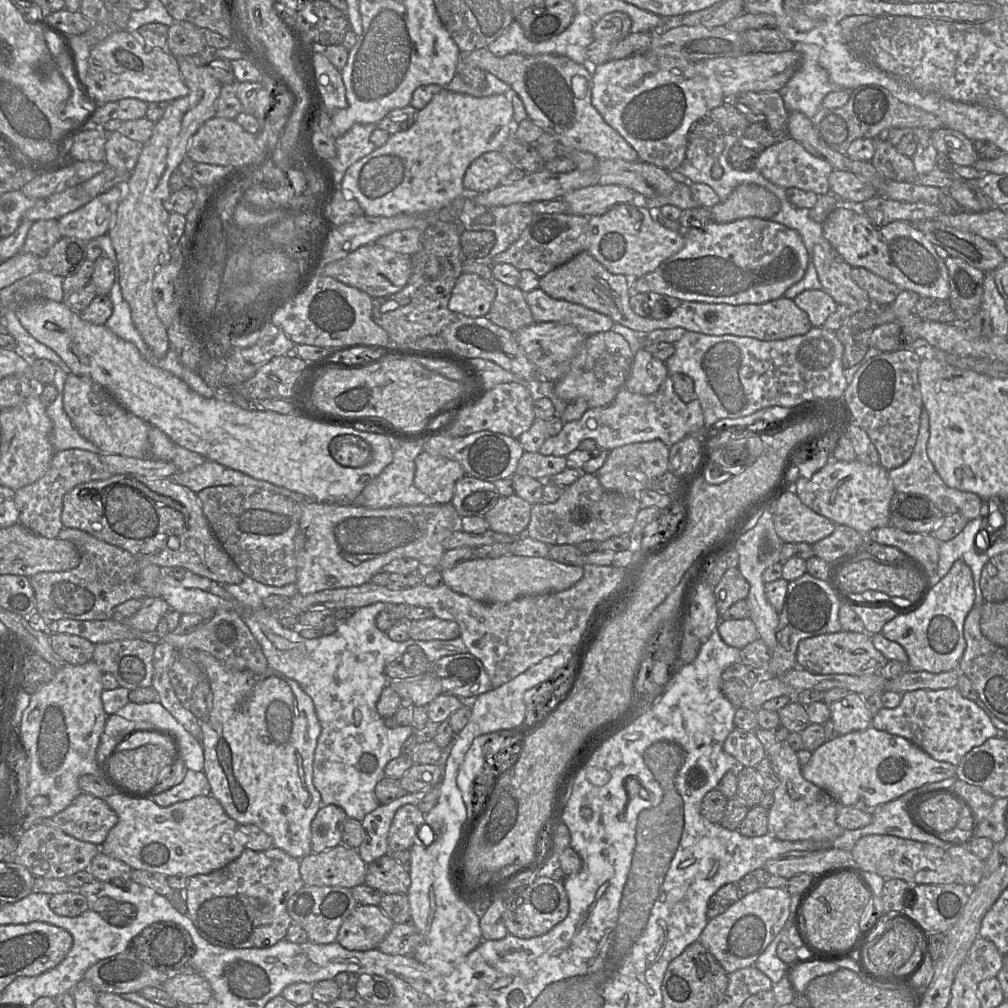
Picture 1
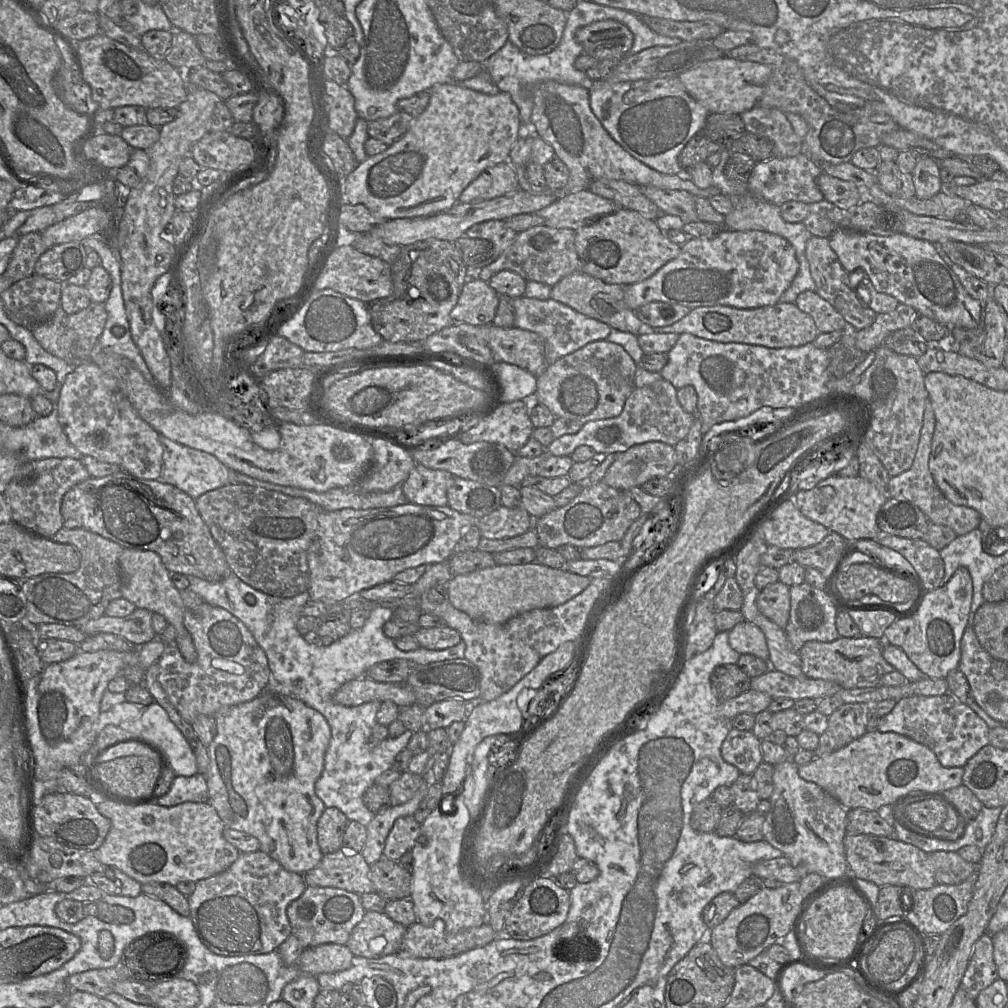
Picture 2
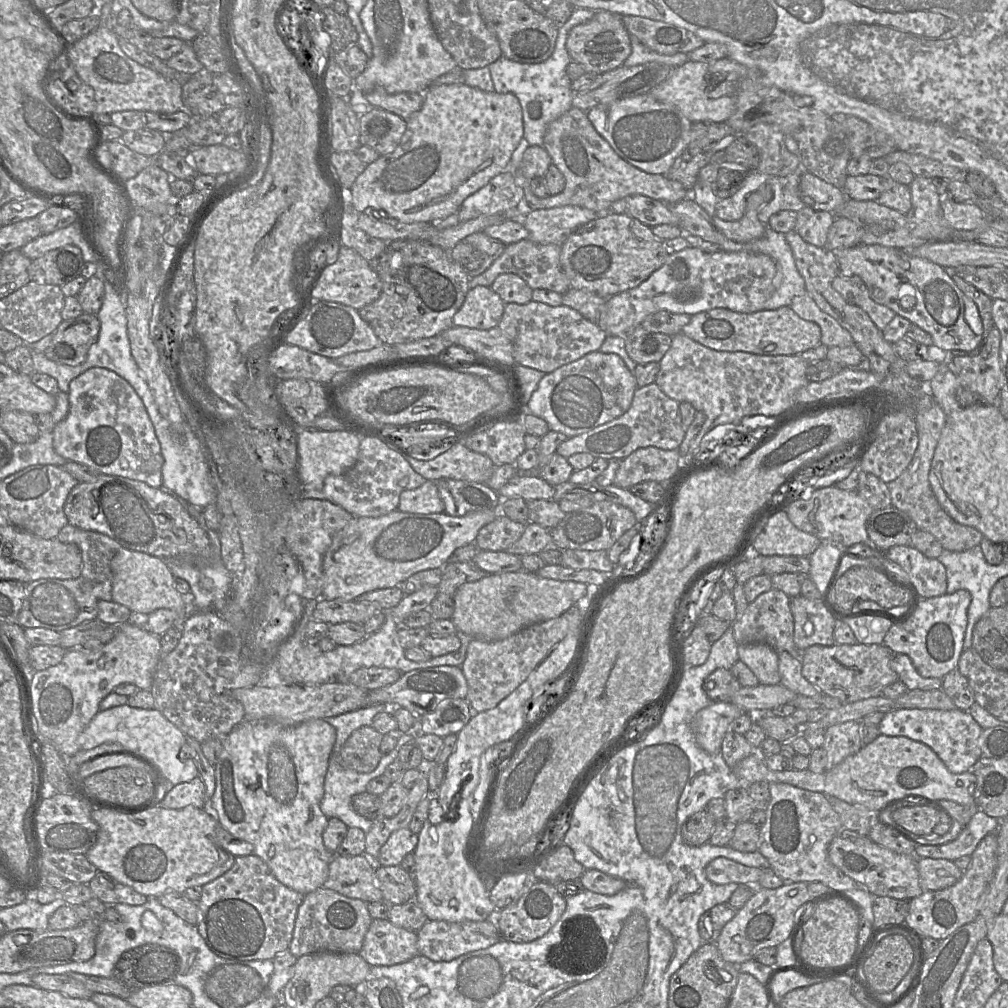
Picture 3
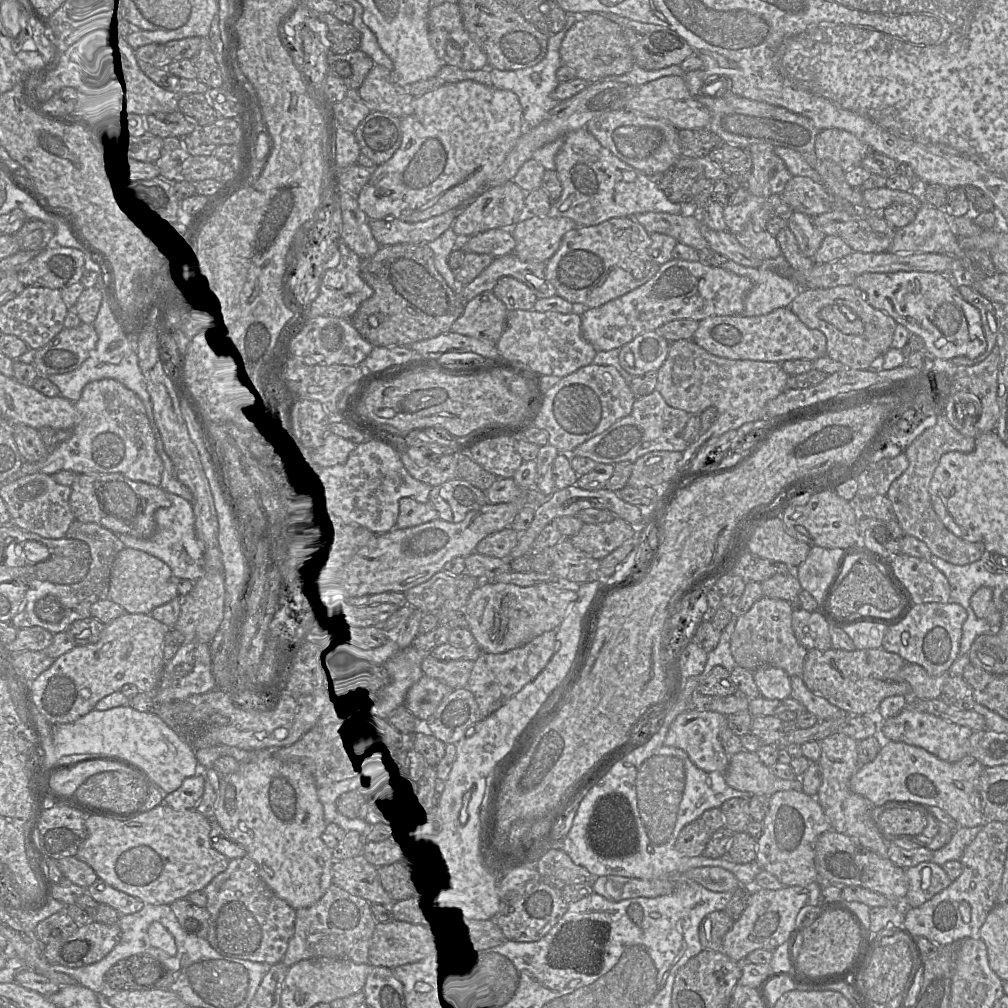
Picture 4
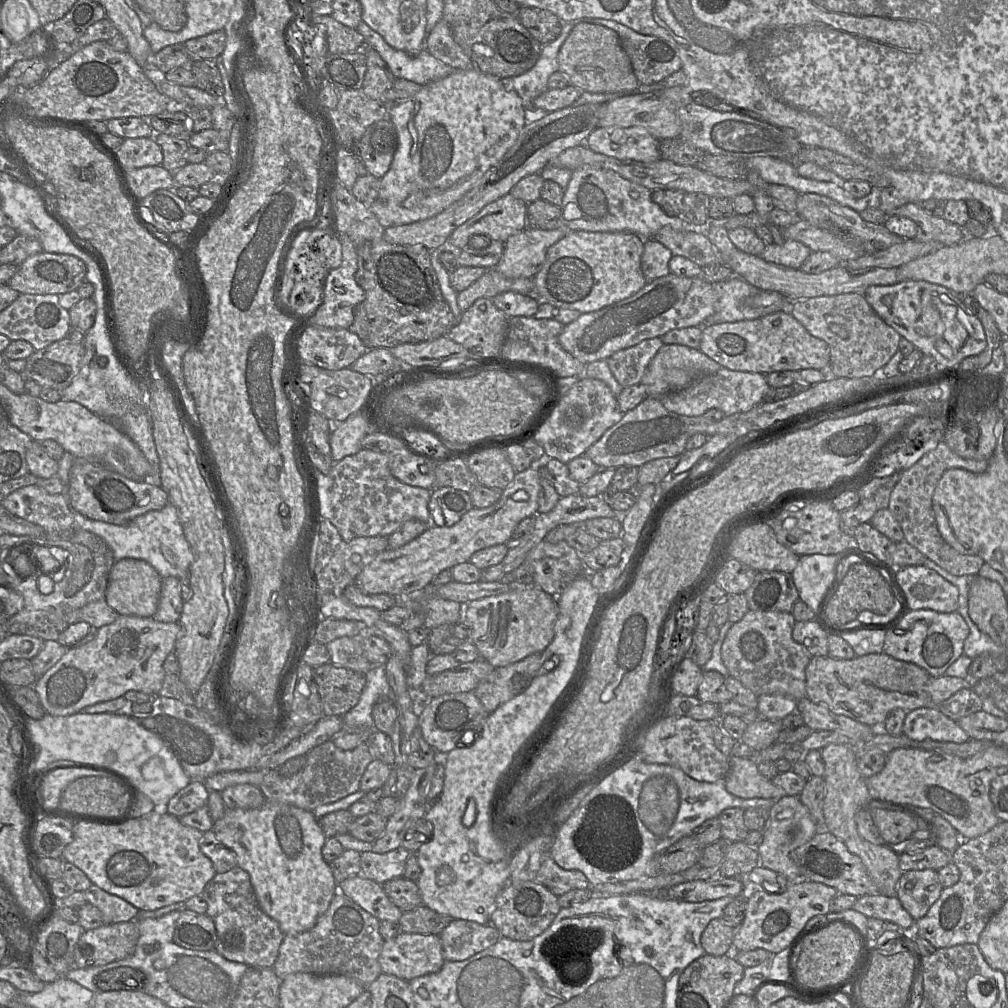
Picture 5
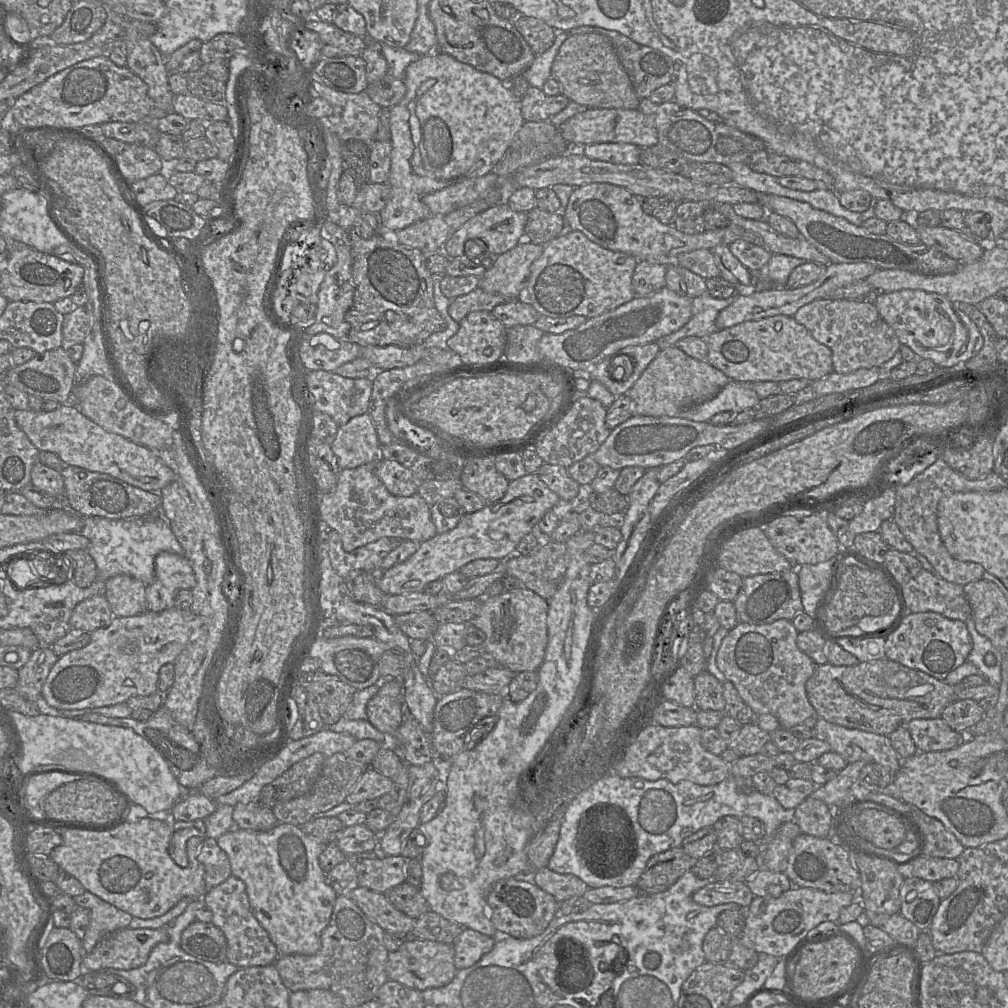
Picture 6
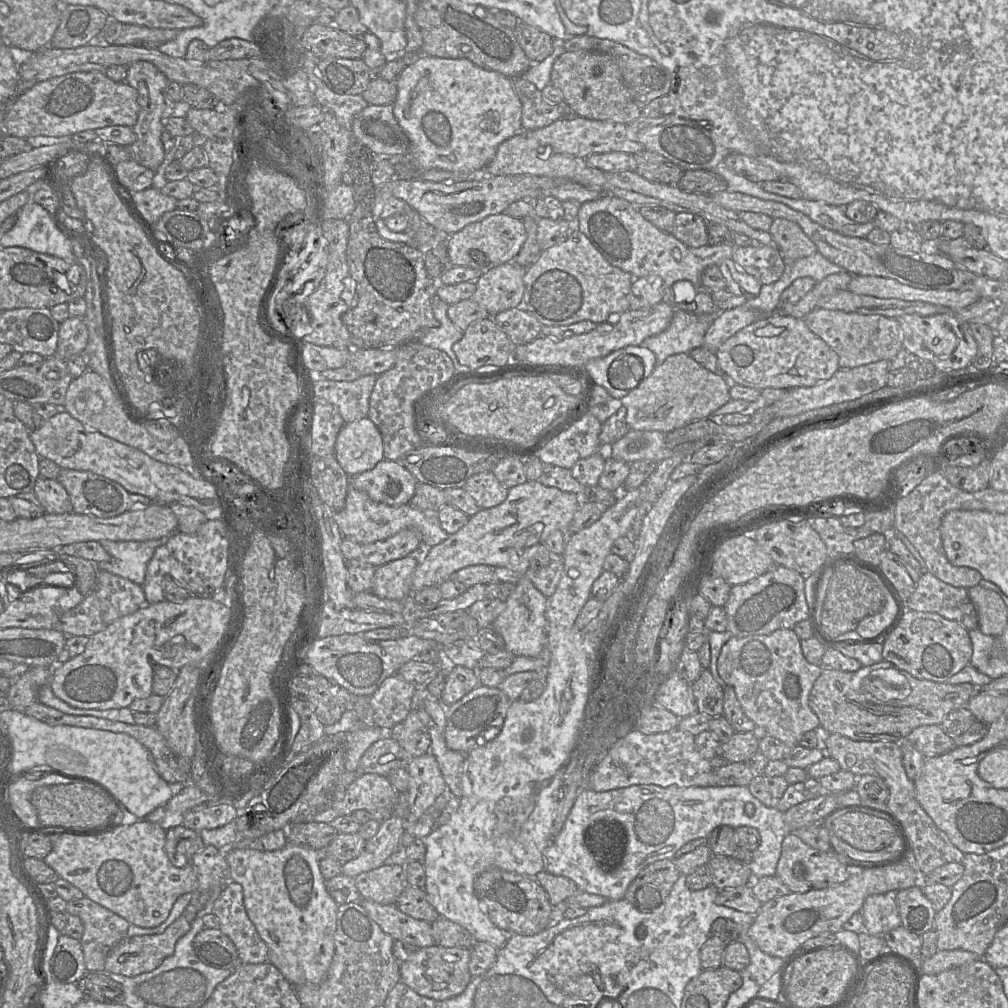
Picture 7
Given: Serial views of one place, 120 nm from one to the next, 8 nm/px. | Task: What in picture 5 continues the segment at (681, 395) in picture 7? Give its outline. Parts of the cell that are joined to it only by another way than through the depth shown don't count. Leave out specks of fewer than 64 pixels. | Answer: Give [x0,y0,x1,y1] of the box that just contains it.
[640,344,722,398]

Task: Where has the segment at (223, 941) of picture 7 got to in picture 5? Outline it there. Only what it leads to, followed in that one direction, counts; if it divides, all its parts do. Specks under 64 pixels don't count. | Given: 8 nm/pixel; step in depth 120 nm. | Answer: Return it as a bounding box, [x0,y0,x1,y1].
[173,908,216,951]

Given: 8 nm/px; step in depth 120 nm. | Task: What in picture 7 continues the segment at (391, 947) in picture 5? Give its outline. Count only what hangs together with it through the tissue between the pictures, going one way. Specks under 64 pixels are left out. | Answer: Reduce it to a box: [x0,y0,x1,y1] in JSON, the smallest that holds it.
[399,946,472,1002]

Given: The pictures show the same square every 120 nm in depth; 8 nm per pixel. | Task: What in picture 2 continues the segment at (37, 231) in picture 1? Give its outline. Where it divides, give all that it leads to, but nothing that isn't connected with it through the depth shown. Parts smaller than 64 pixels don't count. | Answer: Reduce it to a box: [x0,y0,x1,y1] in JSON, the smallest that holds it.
[3,232,47,283]

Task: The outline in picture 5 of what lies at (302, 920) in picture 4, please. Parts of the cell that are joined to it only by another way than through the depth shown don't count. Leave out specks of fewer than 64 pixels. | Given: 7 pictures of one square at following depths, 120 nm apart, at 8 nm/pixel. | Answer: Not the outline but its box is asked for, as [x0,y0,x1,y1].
[273,891,384,987]

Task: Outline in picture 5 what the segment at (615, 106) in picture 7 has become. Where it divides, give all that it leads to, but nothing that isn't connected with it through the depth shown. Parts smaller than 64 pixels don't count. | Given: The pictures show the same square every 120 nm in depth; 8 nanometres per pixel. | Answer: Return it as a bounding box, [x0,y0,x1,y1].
[558,21,640,94]

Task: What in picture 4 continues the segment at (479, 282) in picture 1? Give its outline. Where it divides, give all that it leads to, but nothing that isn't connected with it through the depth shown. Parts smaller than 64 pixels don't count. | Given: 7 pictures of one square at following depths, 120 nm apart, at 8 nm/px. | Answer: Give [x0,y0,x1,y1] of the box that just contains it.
[450,291,506,343]

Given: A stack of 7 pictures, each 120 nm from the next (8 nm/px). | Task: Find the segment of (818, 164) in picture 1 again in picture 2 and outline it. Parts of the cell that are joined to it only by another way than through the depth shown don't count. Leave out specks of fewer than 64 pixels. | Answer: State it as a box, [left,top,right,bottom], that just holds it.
[748,152,824,206]

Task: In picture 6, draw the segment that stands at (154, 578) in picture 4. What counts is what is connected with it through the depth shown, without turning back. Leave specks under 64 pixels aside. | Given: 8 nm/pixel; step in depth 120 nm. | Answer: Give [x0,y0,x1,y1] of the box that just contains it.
[104,575,147,617]

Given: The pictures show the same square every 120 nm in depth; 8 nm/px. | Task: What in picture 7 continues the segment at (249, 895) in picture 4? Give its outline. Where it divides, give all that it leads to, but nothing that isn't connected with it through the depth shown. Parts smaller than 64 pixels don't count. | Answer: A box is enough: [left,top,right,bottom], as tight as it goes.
[212,883,268,964]

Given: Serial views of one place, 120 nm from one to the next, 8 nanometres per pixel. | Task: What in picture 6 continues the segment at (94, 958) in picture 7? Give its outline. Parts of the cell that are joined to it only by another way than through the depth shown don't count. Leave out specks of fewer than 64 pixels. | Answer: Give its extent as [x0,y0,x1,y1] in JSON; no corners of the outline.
[73,890,133,954]

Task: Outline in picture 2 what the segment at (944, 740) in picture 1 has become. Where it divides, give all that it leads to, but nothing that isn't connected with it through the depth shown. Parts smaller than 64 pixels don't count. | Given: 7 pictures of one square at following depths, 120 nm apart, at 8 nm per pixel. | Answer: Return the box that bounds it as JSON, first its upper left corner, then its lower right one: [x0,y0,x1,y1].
[877,693,990,767]

